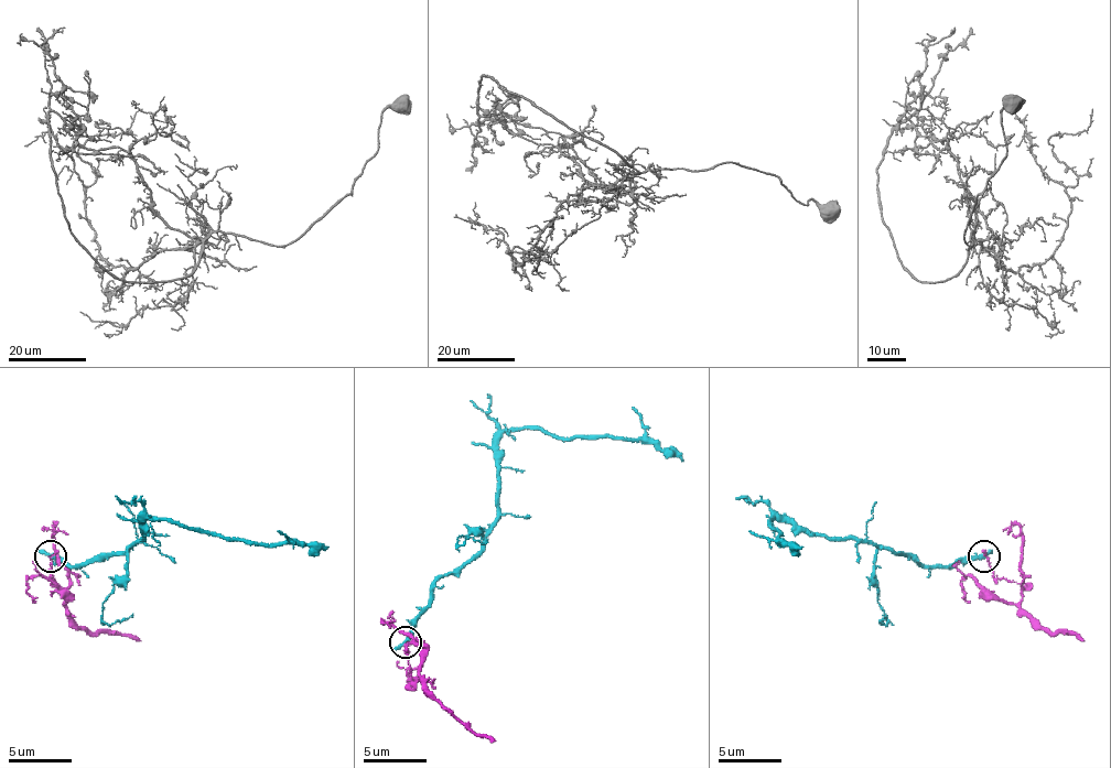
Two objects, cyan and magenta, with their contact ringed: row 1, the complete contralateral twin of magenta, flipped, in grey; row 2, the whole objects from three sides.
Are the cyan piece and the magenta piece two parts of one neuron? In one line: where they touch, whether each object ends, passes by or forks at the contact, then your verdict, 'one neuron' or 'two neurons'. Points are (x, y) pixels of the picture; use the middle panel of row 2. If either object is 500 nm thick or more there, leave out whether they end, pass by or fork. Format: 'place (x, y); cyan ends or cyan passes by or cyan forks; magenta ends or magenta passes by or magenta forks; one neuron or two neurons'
place (405, 642); cyan ends; magenta ends; two neurons

